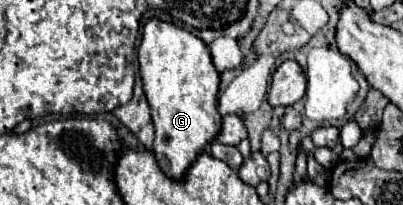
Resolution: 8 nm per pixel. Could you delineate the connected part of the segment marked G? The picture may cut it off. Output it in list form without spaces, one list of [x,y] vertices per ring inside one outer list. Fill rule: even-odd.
[[[150,17],[144,25],[138,63],[156,127],[154,153],[160,169],[168,177],[180,179],[198,153],[202,153],[204,147],[218,135],[222,121],[216,105],[220,73],[212,63],[208,45],[200,37],[172,21],[156,17]]]

